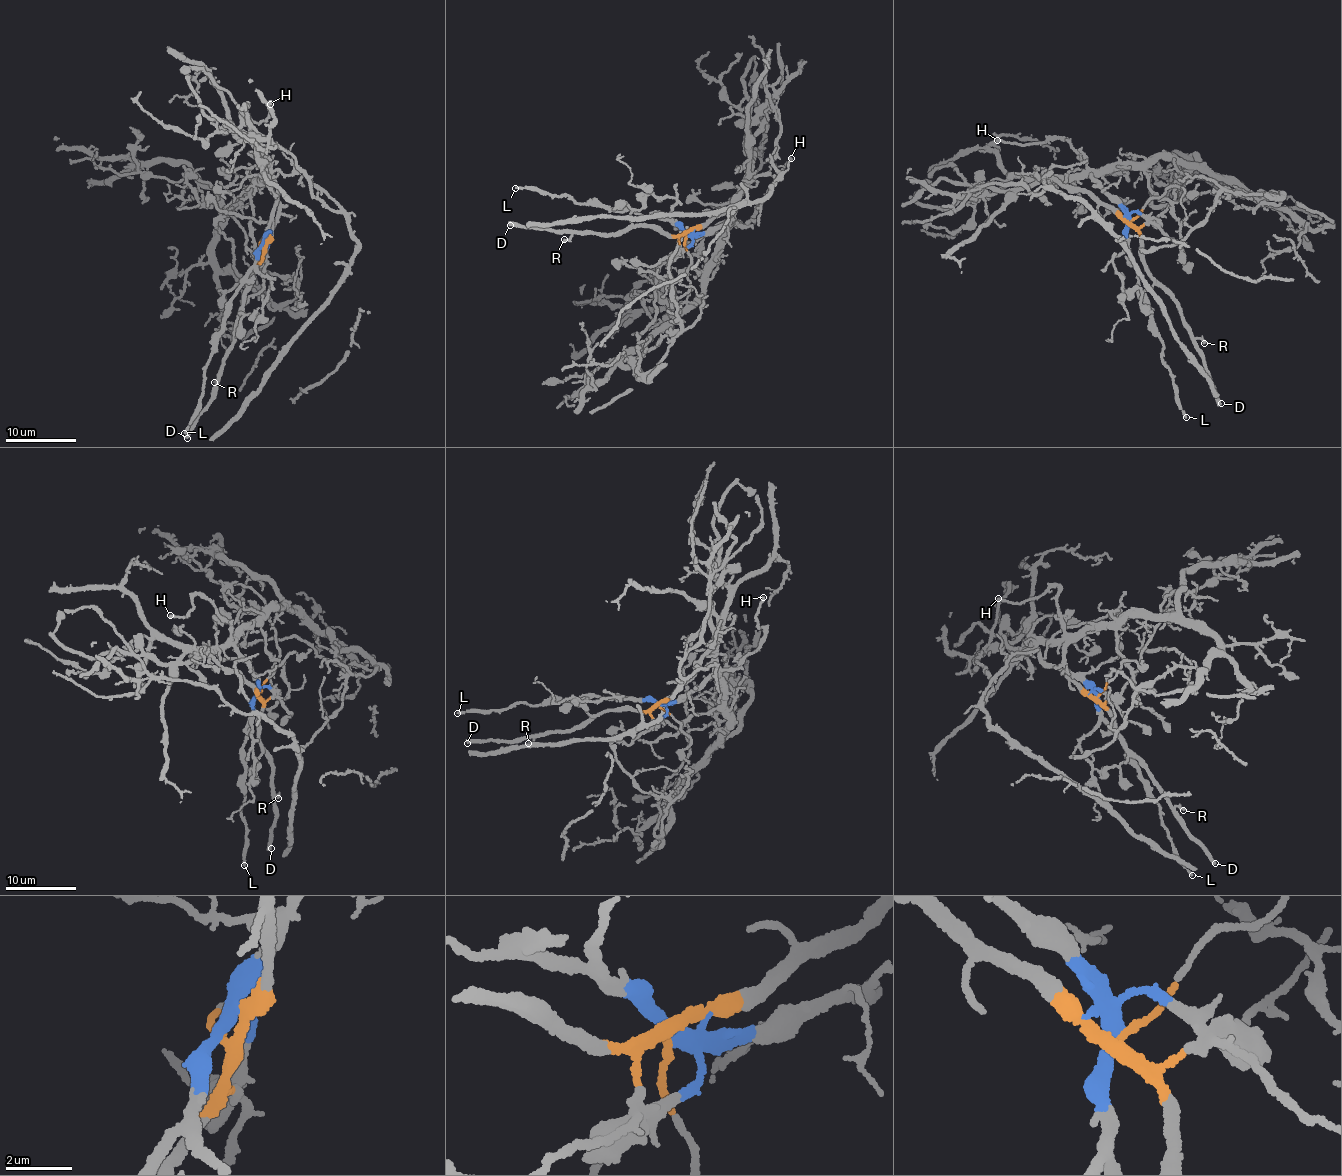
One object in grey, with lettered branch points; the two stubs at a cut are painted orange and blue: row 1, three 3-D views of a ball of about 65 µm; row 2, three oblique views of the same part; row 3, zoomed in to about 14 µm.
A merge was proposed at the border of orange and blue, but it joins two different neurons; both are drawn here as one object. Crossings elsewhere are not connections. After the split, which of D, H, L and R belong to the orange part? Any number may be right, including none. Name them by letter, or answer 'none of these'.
D, R

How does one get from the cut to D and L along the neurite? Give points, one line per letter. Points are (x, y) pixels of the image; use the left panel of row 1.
D: (262, 246), (216, 392), (197, 417), (187, 438)
L: (262, 246), (226, 314), (224, 330), (218, 338), (205, 374), (198, 412), (184, 433)

